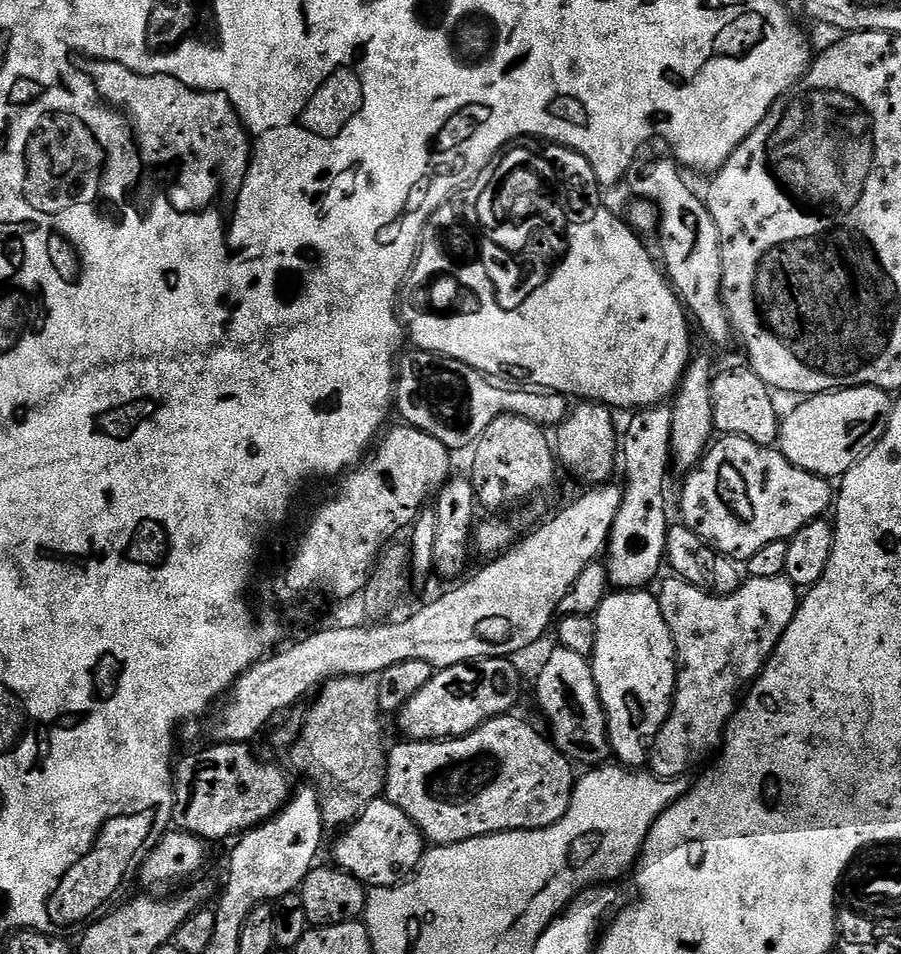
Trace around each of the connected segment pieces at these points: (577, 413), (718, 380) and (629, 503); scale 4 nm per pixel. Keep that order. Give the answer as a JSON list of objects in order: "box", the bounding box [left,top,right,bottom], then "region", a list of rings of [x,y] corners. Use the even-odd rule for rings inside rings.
[{"box":[554,400,618,486],"region":[[[585,400],[577,403],[569,411],[568,417],[560,423],[554,432],[554,451],[557,461],[572,471],[576,480],[581,480],[584,486],[599,486],[613,479],[618,468],[618,428],[612,421],[613,409],[596,400]]]},{"box":[712,367,781,446],"region":[[[743,367],[736,368],[733,372],[717,371],[713,375],[712,401],[716,432],[725,436],[750,438],[750,442],[758,442],[765,446],[775,445],[780,434],[781,417],[776,416],[776,404],[772,401],[773,393],[751,367]]]},{"box":[606,406,672,590],"region":[[[668,406],[641,408],[622,432],[622,464],[628,467],[628,484],[623,485],[624,497],[618,510],[618,518],[614,518],[612,533],[608,535],[606,549],[606,567],[608,583],[616,590],[644,590],[648,583],[660,572],[660,564],[665,563],[668,551],[668,500],[664,497],[664,475],[672,464],[672,409]]]}]

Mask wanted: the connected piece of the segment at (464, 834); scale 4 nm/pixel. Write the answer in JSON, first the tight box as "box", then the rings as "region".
{"box":[383,714,574,846],"region":[[[509,714],[456,740],[408,740],[391,745],[383,795],[416,823],[420,835],[432,846],[499,832],[549,828],[570,806],[574,764],[544,736],[534,725]]]}

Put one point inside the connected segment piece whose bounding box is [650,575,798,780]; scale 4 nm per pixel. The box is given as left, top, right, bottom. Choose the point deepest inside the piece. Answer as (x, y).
(722, 642)

